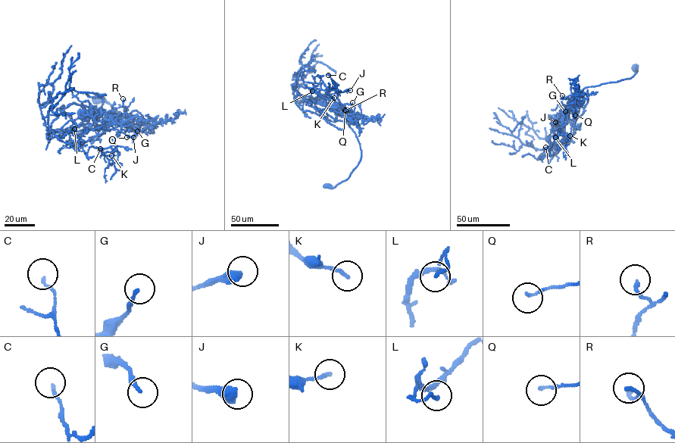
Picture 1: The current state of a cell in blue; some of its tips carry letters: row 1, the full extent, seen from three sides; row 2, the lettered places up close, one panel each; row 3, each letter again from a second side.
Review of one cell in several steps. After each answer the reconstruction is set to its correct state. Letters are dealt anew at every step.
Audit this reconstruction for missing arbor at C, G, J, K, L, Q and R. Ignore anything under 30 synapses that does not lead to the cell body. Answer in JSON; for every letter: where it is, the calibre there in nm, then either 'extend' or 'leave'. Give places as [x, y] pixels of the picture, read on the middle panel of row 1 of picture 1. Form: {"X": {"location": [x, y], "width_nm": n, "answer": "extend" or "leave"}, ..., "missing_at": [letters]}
{"C": {"location": [328, 75], "width_nm": 120, "answer": "leave"}, "G": {"location": [352, 102], "width_nm": 160, "answer": "leave"}, "J": {"location": [350, 90], "width_nm": 500, "answer": "leave"}, "K": {"location": [334, 98], "width_nm": 170, "answer": "leave"}, "L": {"location": [312, 91], "width_nm": 130, "answer": "leave"}, "Q": {"location": [345, 110], "width_nm": 140, "answer": "leave"}, "R": {"location": [345, 110], "width_nm": 190, "answer": "leave"}, "missing_at": []}

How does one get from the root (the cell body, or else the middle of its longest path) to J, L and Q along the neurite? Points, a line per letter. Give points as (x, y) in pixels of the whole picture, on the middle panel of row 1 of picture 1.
J: (326, 185), (334, 187), (347, 179), (360, 158), (360, 144), (348, 124), (352, 113), (329, 95), (350, 90)
L: (326, 185), (334, 187), (348, 178), (360, 158), (361, 150), (347, 118), (313, 99), (312, 91)
Q: (326, 185), (334, 187), (347, 179), (360, 158), (360, 144), (348, 124), (352, 113), (345, 110)

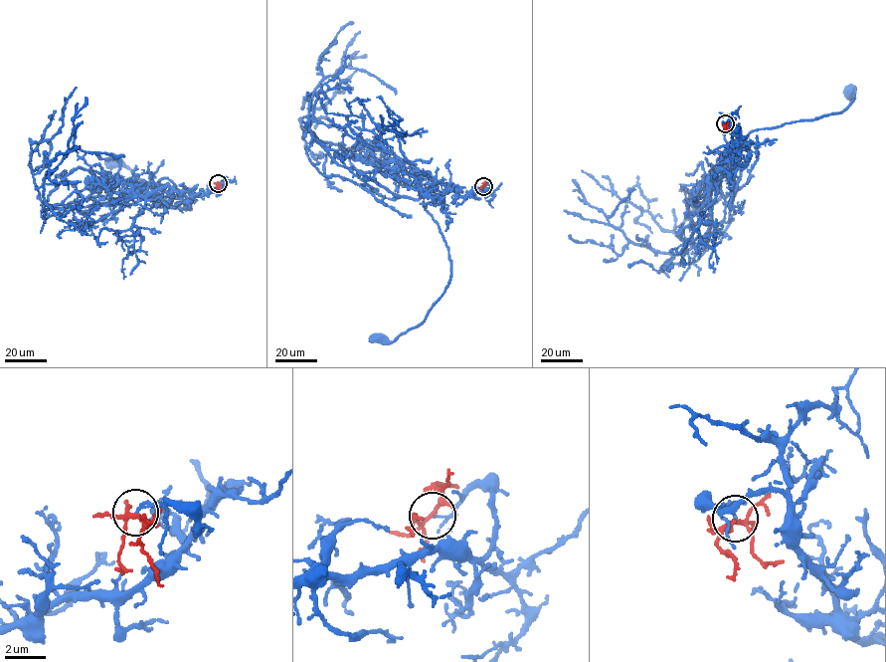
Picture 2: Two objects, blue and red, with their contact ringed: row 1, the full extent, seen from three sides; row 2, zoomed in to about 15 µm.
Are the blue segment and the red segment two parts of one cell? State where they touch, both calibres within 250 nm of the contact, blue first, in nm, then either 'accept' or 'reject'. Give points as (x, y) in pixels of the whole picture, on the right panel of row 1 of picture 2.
at (725, 123); 70 nm thick on the blue side, 160 nm on the other; reject

